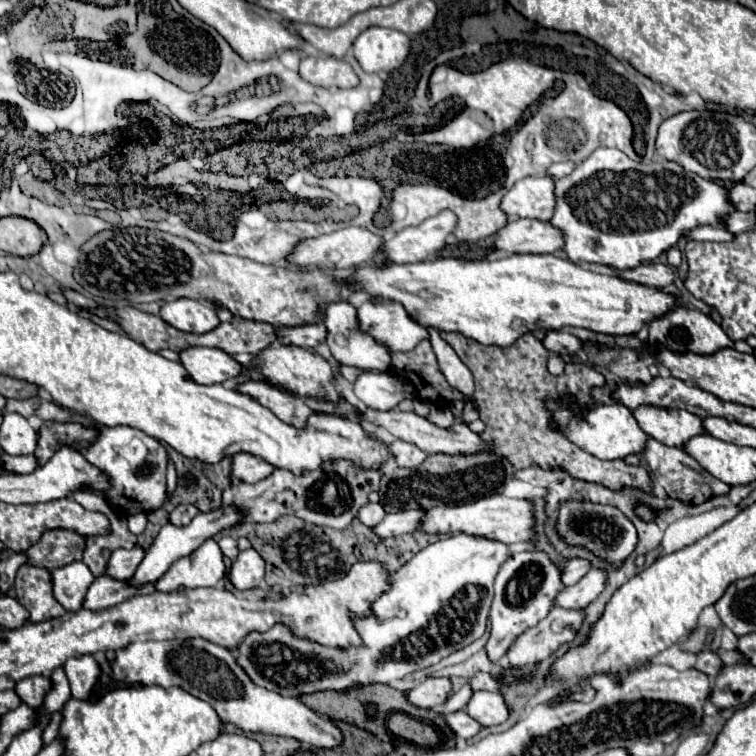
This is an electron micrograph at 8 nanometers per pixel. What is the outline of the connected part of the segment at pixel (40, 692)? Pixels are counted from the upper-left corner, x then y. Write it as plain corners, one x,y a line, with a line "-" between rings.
40,675
38,677
26,677
26,679
18,681
14,687
16,695
28,707
38,707
48,689
50,689
50,681
46,677
40,677

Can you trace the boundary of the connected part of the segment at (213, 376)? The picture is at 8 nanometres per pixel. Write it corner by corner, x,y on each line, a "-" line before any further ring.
188,347
180,351
180,363
198,385
224,383
242,373
242,365
216,347

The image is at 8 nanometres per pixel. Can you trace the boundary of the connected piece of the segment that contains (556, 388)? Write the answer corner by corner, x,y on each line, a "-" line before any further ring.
442,331
440,335
454,347
460,361
464,361
474,375
476,391
470,401
476,405
480,419
486,423
486,431
480,437
484,437
484,441
492,441
514,467
524,469
534,461
542,469
562,469
574,479
598,483
612,491
636,487
644,493
654,493
652,479
644,467
632,467
624,461
602,461
572,443
560,429
552,427
552,411
546,409
548,401
570,399
576,417
582,417
588,407
598,405
590,391
592,387
604,385
604,377
594,367
584,363
568,363
564,373
554,377
546,369
550,351
532,333
524,333
510,347
482,345
454,331

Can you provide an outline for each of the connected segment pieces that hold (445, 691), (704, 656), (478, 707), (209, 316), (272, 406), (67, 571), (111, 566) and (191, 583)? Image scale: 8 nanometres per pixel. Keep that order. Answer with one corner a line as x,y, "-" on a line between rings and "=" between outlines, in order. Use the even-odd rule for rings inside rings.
426,677
420,685
412,687
406,693
406,699
416,707
438,711
444,705
448,695
450,695
450,679
=
702,651
702,653
698,653
698,657
696,657
694,669
706,673
708,677
716,677
716,673
720,671
720,665
722,665
722,661
716,657
716,653
712,653
712,651
=
480,691
470,697
464,709
474,721
478,721
482,727
500,725
508,719
508,709
504,705
504,699
500,693
488,693
=
176,299
162,305
160,317
168,325
186,333
208,333
220,325
214,307
208,307
192,299
=
248,379
248,381
240,383
236,389
240,393
248,393
250,397
258,399
264,407
268,407
272,413
276,413
282,421
296,425
296,427
304,427
308,415
314,413
314,409
310,405
306,405
304,399
300,399
280,387
268,385
266,381
=
74,561
60,569
50,571
52,595
66,611
78,611
80,601
84,599
84,589
94,581
92,571
82,563
=
140,547
116,549
116,551
112,551
112,555
108,559
104,575
112,577
116,581
126,581
136,571
136,565
140,563
140,557
144,557
144,549
140,549
=
208,539
188,557
176,561
176,565
156,581
156,591
172,593
182,587
216,587
224,575
226,565
222,561
222,551
214,539

